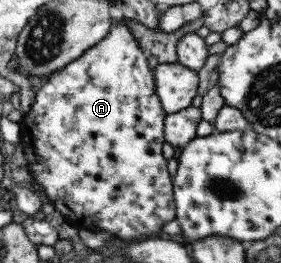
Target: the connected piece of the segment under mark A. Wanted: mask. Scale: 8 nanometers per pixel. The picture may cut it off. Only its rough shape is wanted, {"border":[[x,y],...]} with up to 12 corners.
{"border":[[123,22],[19,121],[64,222],[176,219],[166,112]]}

